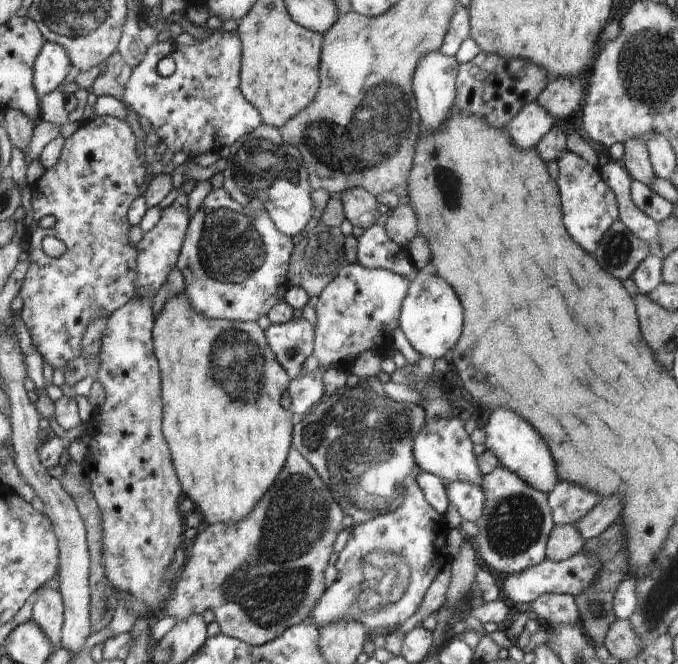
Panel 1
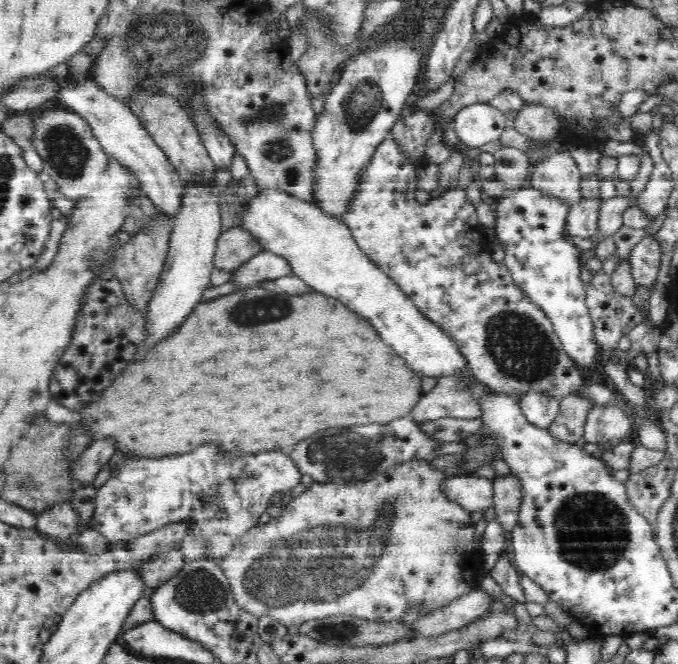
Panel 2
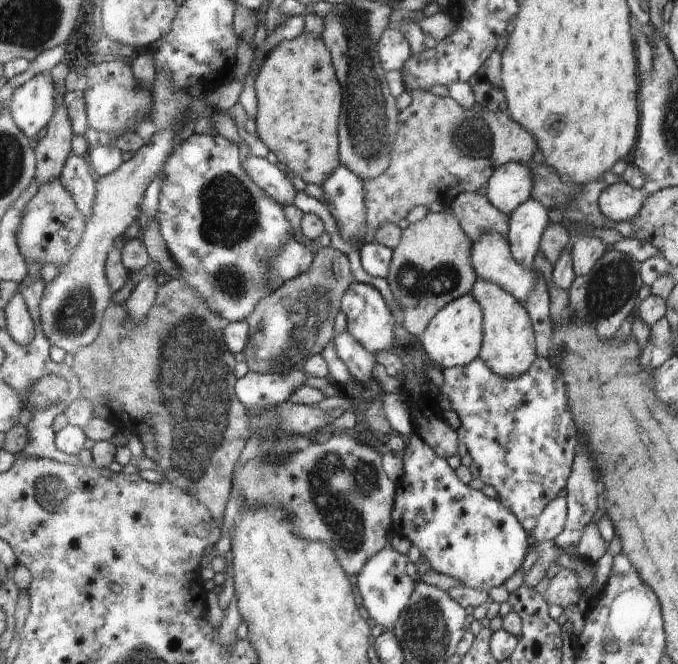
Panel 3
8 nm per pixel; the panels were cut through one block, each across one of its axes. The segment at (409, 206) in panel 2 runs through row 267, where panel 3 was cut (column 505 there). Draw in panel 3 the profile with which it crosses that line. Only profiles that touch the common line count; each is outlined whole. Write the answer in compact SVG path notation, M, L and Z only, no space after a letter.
M478 358L467 367L448 367L442 370L444 384L439 395L450 401L451 408L460 419L459 455L472 478L480 478L494 487L498 500L503 500L518 517L528 532L538 526L539 516L552 498L566 486L566 478L573 471L574 452L578 452L578 428L568 406L566 382L562 374L547 358L537 358L531 370L516 380L504 380L488 368L487 361Z

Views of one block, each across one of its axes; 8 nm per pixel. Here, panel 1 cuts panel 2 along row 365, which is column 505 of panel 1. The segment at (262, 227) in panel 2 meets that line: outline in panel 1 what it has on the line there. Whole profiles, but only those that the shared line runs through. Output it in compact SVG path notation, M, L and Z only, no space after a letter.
M494 408L483 432L485 435L483 444L486 445L486 449L495 453L500 466L518 473L528 485L532 485L539 492L548 494L555 489L559 482L556 480L554 460L548 452L548 446L520 414L508 408Z

